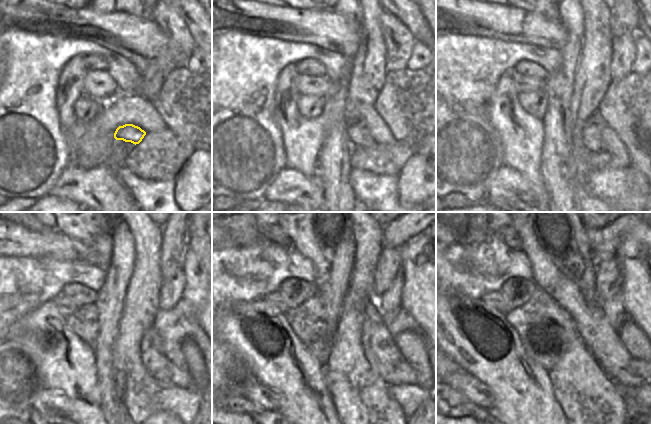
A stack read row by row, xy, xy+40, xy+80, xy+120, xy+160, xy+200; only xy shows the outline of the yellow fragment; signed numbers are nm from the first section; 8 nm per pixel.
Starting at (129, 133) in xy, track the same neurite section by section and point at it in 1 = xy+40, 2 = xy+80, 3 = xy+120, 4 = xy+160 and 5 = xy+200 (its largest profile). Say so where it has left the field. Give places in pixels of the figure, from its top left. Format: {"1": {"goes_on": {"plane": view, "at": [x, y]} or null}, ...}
{"1": {"goes_on": {"plane": "xy+40", "at": [357, 132]}}, "2": {"goes_on": {"plane": "xy+80", "at": [592, 132]}}, "3": {"goes_on": {"plane": "xy+120", "at": [156, 363]}}, "4": {"goes_on": {"plane": "xy+160", "at": [380, 349]}}, "5": {"goes_on": {"plane": "xy+200", "at": [605, 345]}}}

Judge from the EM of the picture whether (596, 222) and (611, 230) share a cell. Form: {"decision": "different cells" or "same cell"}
{"decision": "different cells"}

